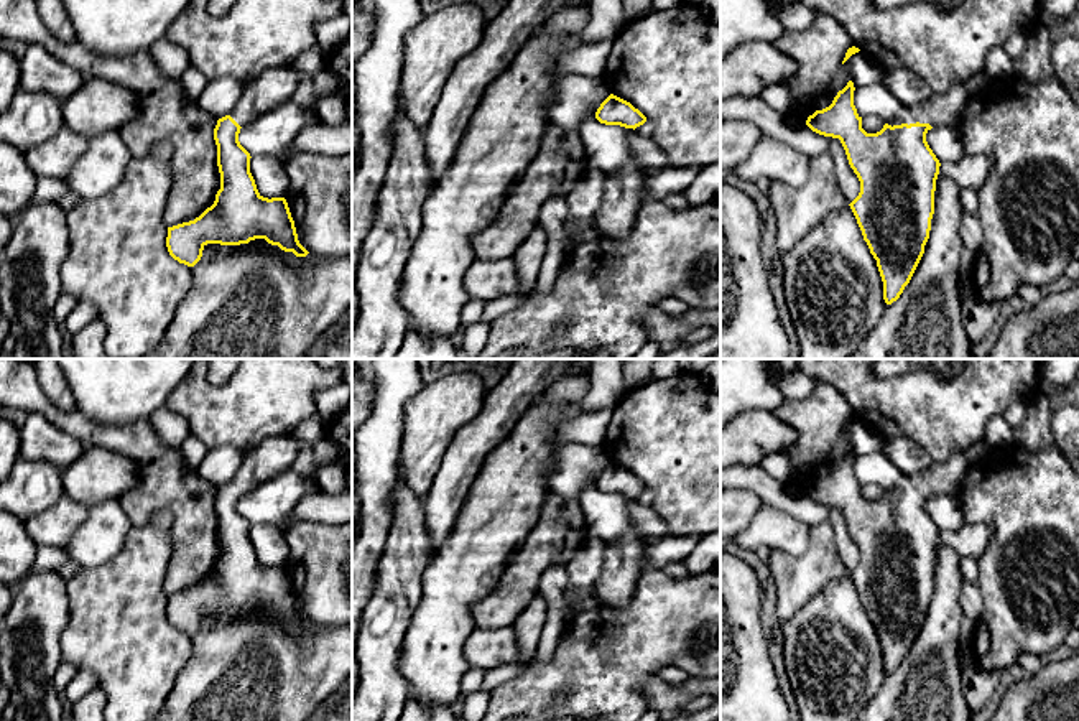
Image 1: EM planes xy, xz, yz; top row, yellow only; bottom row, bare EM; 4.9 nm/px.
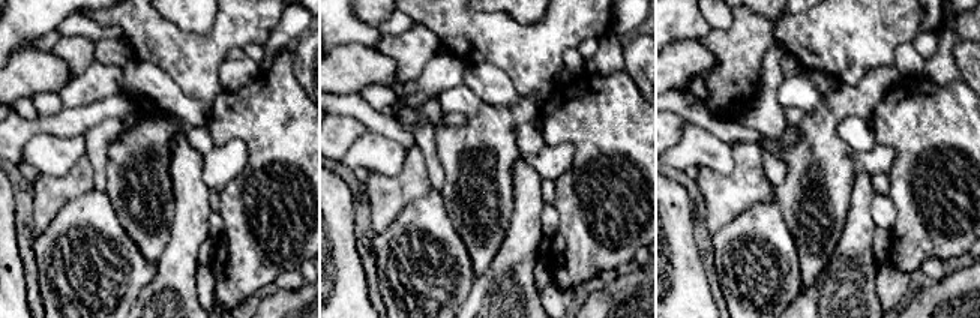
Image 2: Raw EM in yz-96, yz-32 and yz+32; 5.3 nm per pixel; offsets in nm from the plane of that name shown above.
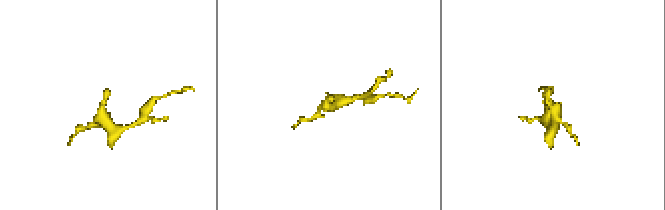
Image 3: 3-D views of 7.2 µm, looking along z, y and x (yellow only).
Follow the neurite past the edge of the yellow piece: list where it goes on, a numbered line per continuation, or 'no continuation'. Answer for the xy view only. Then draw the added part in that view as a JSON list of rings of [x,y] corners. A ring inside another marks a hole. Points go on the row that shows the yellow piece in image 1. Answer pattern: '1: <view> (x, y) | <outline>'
1: xy (272, 88) | [[[293,66],[263,71],[243,86],[230,117],[240,127],[257,120],[271,109],[291,100],[298,82],[299,72]]]

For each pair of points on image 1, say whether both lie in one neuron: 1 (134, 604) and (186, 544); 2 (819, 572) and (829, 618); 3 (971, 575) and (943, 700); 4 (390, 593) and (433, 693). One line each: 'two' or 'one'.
1: two
2: two
3: two
4: two

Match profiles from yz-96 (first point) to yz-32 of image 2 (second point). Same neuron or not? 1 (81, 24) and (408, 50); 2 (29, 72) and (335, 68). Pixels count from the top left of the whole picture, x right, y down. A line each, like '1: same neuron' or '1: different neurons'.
1: different neurons
2: same neuron

